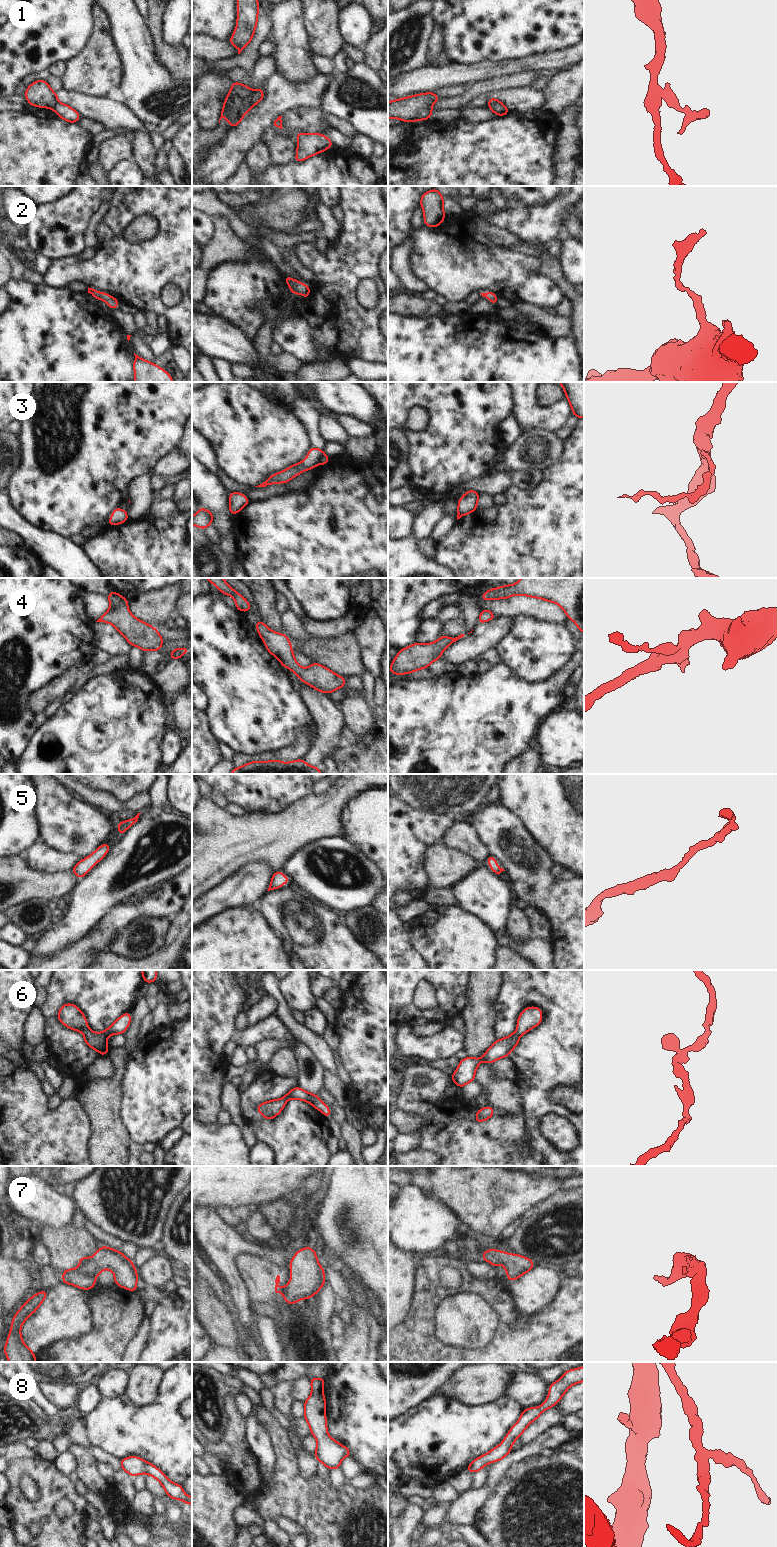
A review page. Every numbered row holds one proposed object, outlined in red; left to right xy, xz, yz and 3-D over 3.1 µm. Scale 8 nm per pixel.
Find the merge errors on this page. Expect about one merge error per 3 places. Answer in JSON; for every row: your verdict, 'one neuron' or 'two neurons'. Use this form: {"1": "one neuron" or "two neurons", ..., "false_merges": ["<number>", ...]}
{"1": "two neurons", "2": "one neuron", "3": "two neurons", "4": "one neuron", "5": "one neuron", "6": "one neuron", "7": "one neuron", "8": "one neuron", "false_merges": ["1", "3"]}

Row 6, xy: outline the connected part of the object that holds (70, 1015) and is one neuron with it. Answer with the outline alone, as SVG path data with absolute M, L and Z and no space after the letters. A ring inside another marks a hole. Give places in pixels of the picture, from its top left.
M70 1003L62 1005L58 1011L58 1019L66 1027L82 1032L86 1045L102 1056L106 1056L110 1049L106 1044L107 1037L113 1034L124 1034L131 1022L131 1011L121 1015L109 1028L100 1033L89 1029L83 1012L76 1005Z

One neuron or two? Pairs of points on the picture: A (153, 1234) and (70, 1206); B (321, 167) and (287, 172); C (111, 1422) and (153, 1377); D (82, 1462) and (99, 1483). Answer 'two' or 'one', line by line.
A: two
B: one
C: two
D: one

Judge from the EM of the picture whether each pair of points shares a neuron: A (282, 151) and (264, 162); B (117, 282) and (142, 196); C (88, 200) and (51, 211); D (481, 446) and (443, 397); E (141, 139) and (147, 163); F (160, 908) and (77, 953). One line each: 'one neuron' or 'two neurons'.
A: two neurons
B: one neuron
C: one neuron
D: one neuron
E: one neuron
F: one neuron

